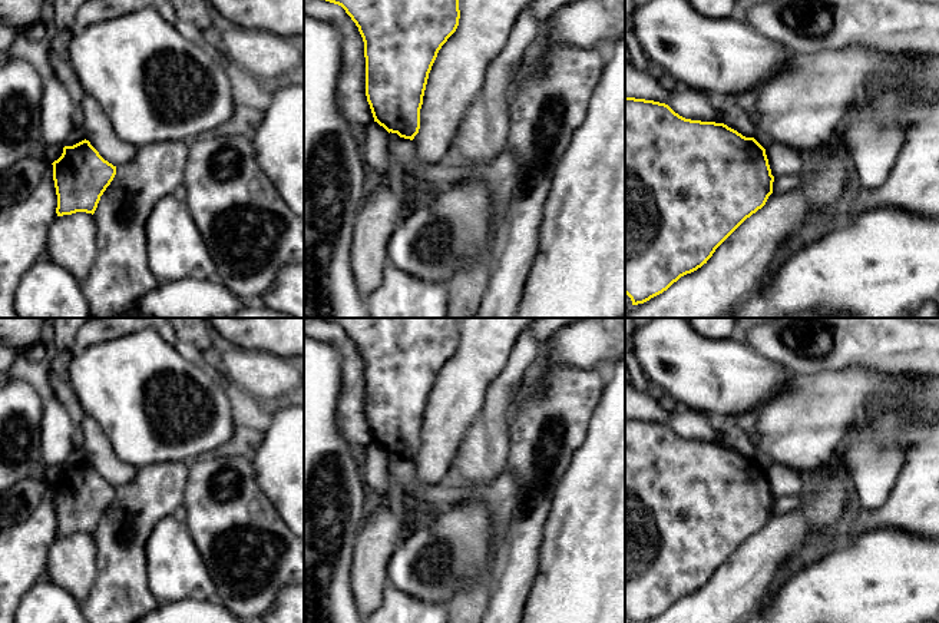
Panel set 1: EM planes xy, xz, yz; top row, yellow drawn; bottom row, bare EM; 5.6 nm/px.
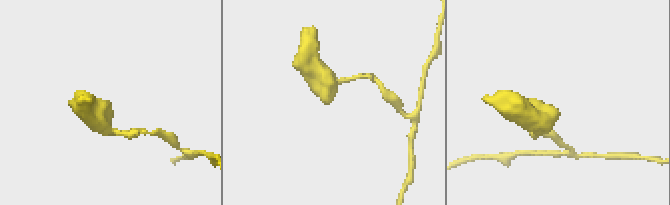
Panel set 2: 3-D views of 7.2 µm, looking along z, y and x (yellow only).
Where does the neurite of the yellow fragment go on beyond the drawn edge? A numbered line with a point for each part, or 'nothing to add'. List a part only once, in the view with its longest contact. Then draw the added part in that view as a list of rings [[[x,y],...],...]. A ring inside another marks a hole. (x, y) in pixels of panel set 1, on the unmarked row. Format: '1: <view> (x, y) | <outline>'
nothing to add

